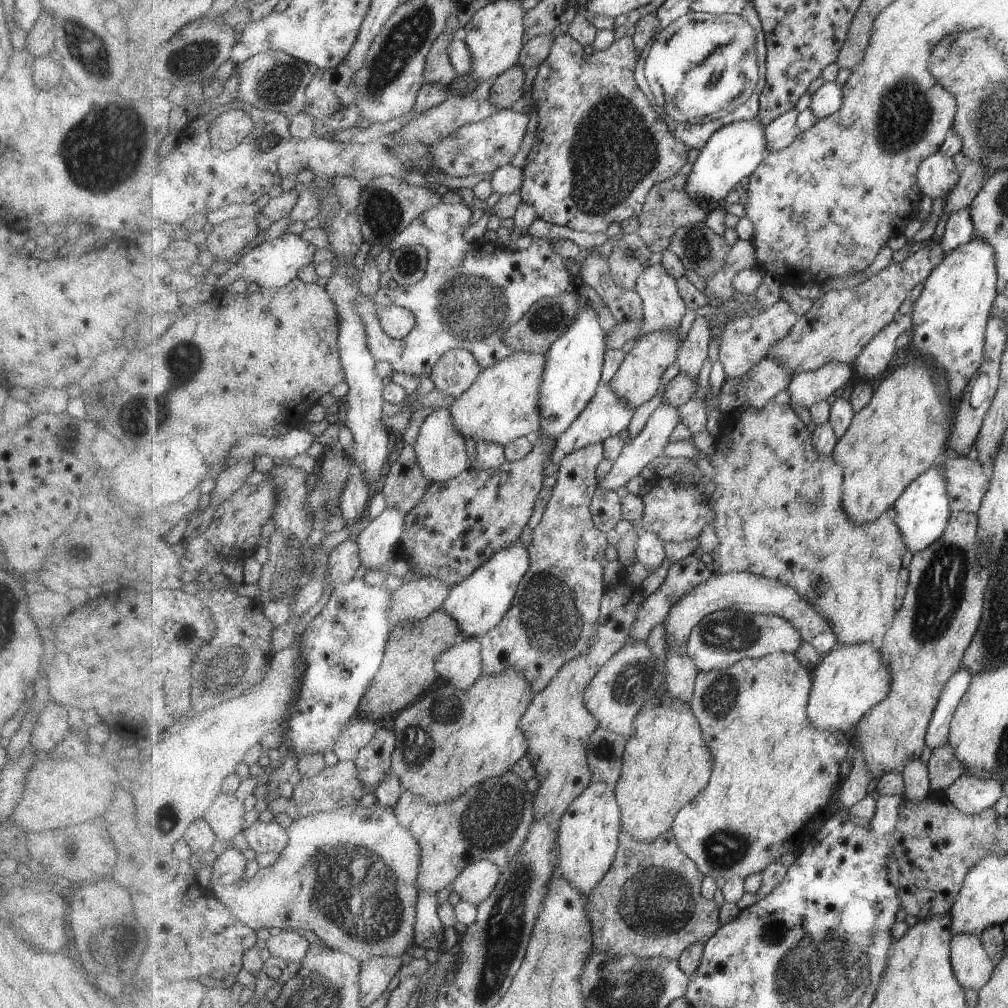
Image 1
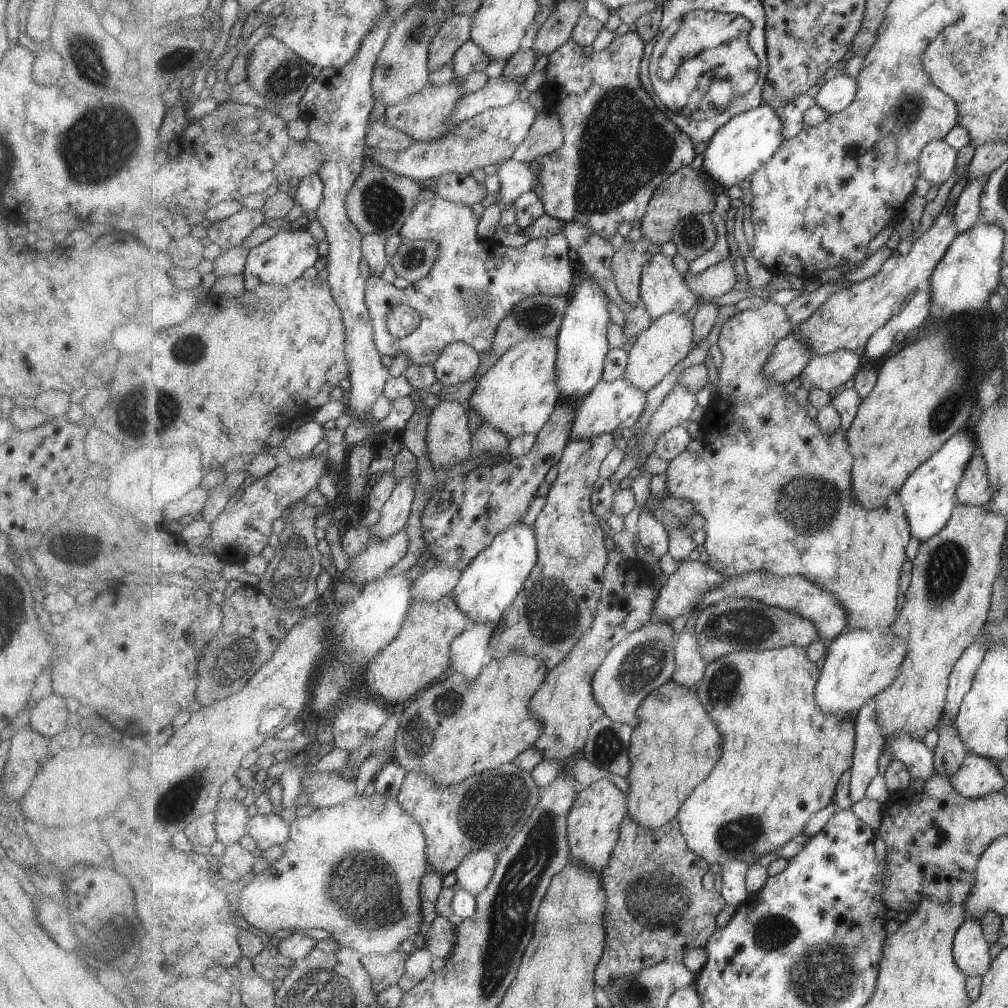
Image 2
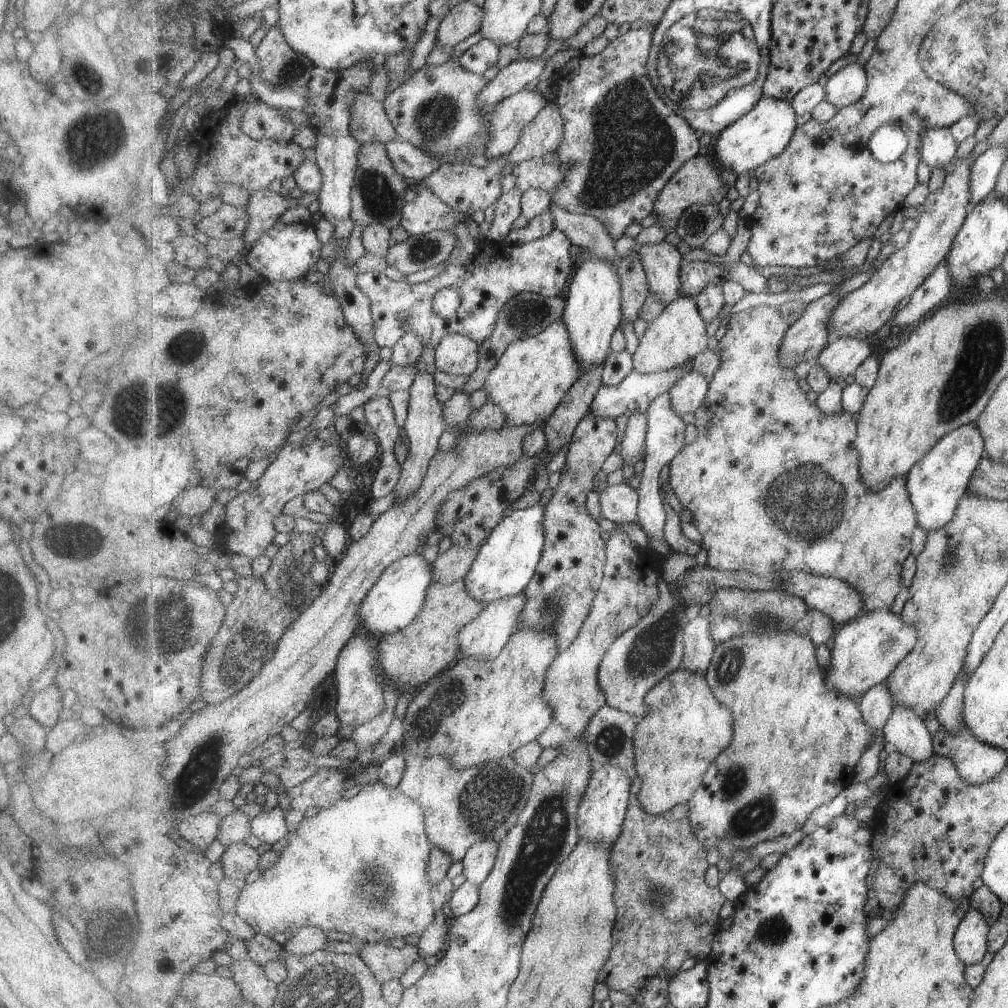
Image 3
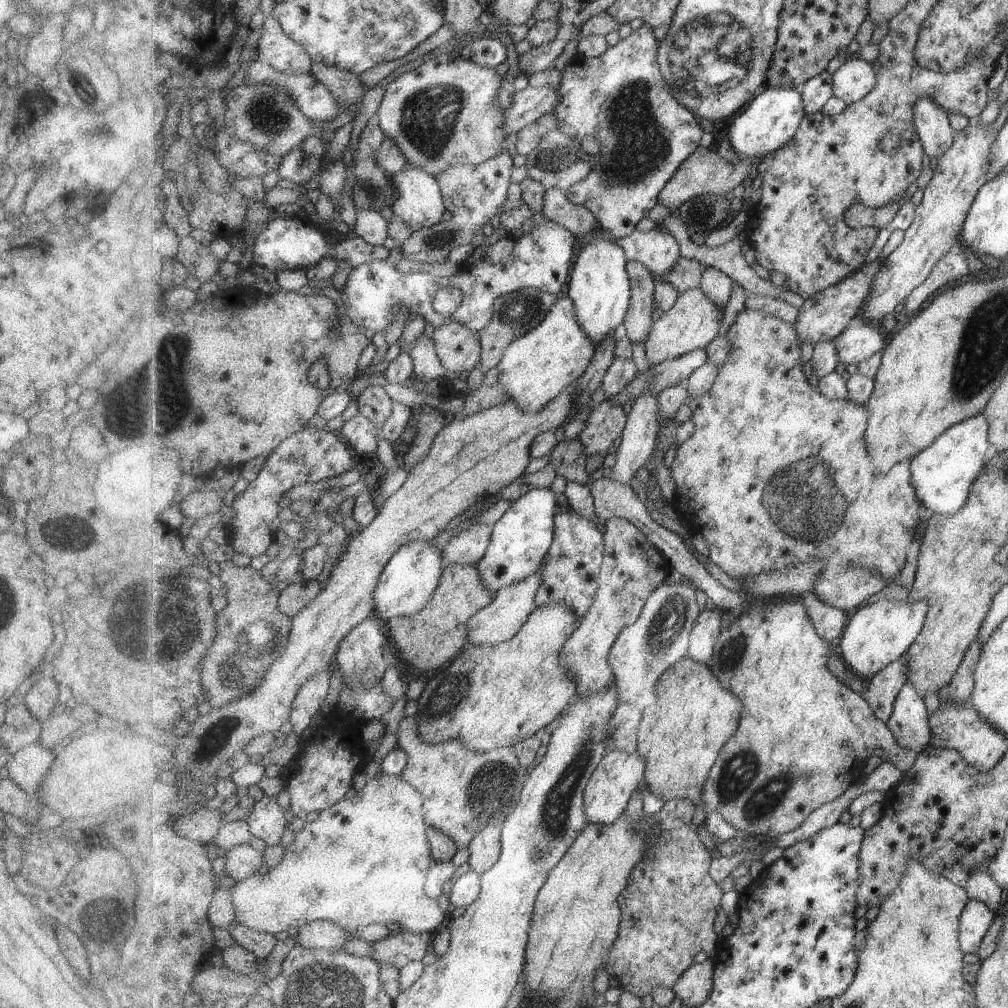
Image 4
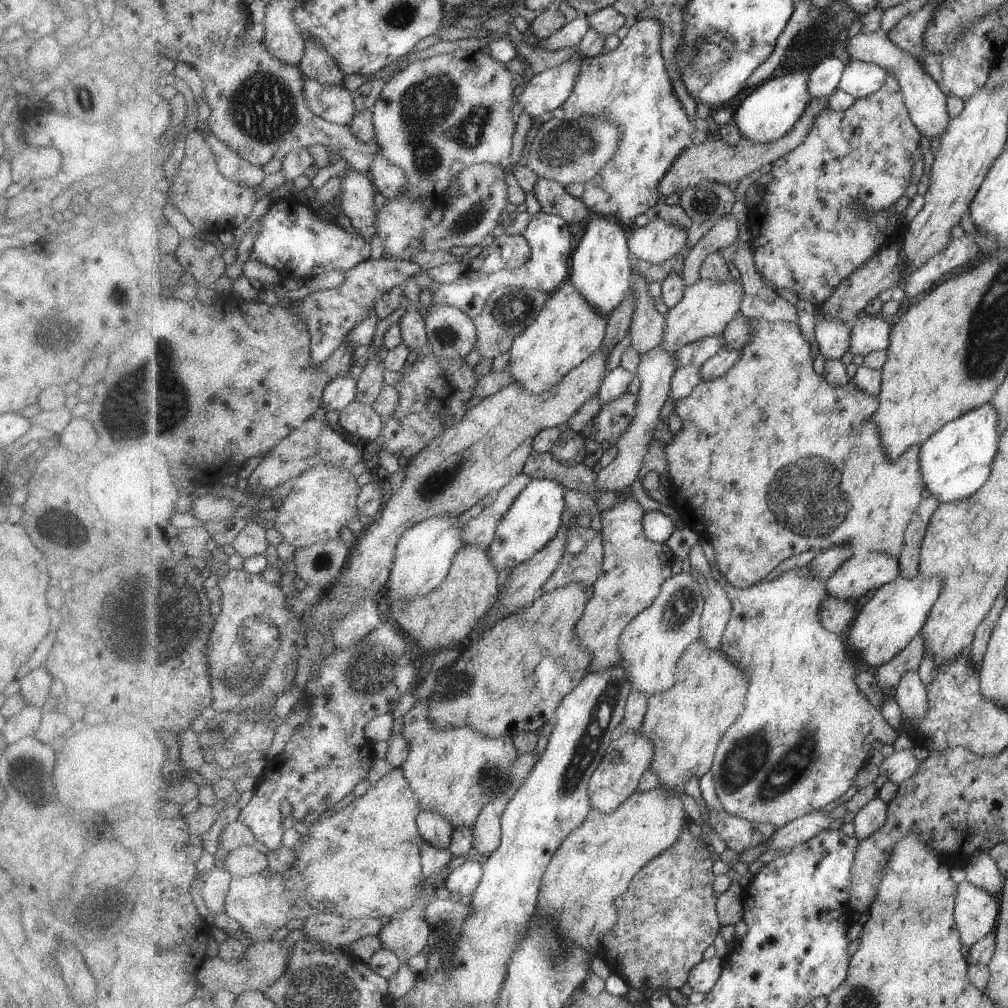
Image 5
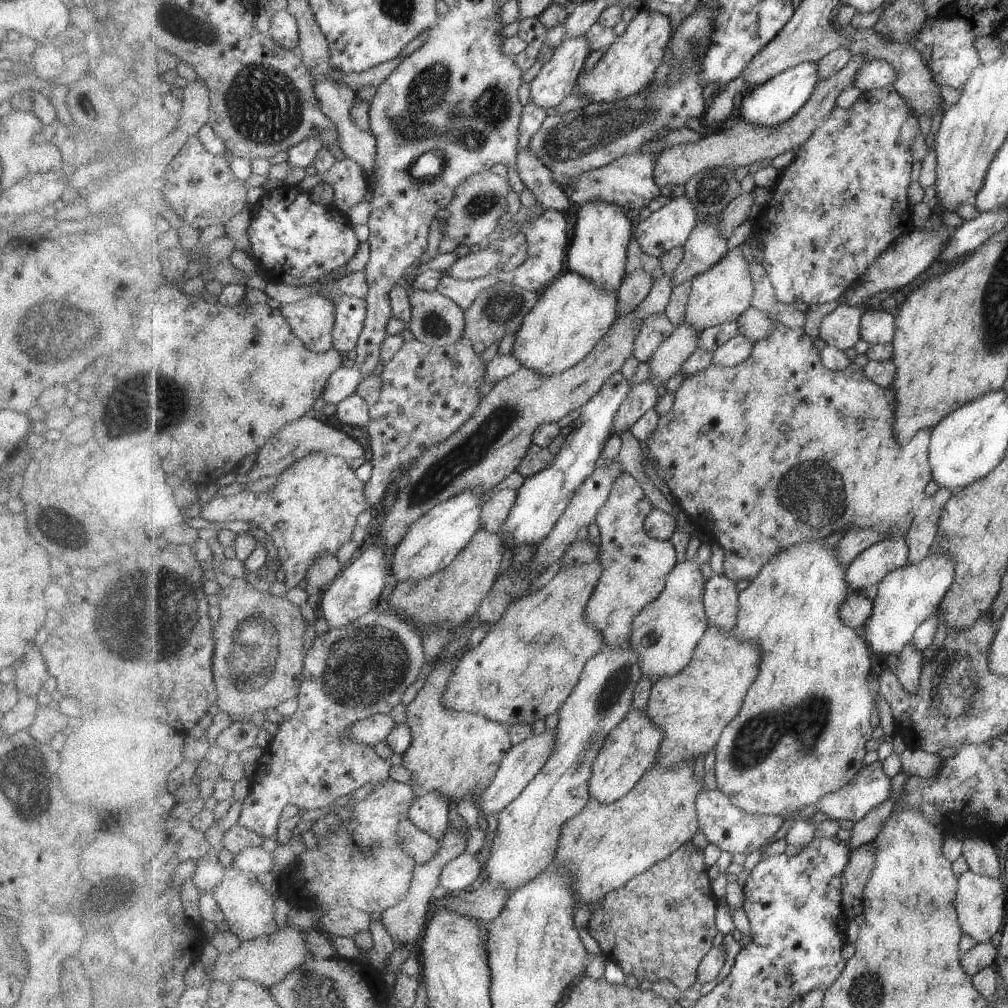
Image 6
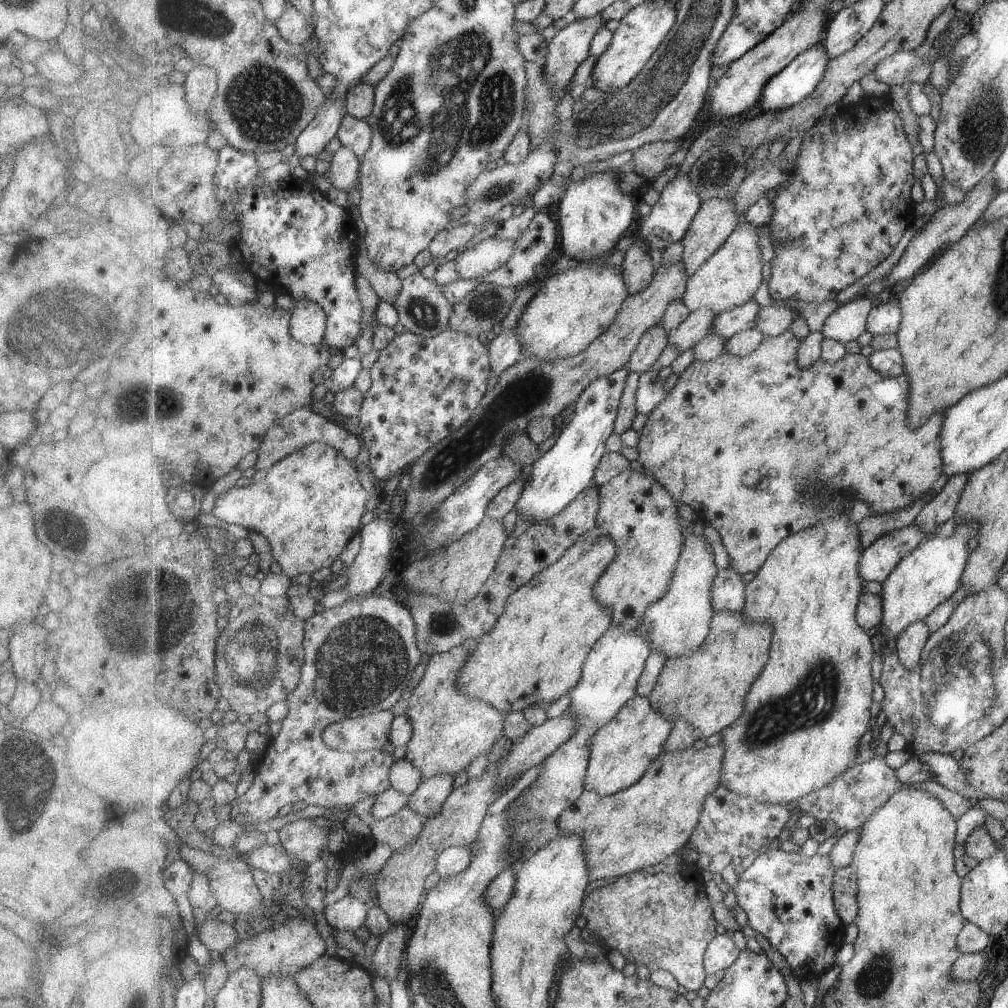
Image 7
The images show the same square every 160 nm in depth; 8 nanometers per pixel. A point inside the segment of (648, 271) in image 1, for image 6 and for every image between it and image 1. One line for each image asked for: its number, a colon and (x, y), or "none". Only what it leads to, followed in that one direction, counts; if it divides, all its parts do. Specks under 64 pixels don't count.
2: (663, 289)
3: (662, 262)
4: (659, 250)
5: (658, 241)
6: (671, 227)

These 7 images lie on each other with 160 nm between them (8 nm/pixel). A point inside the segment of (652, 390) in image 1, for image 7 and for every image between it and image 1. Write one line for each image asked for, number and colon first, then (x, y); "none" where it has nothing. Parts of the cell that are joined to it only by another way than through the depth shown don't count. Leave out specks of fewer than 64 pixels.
2: (667, 341)
3: (679, 334)
4: (693, 323)
5: (708, 306)
6: (721, 295)
7: (730, 278)

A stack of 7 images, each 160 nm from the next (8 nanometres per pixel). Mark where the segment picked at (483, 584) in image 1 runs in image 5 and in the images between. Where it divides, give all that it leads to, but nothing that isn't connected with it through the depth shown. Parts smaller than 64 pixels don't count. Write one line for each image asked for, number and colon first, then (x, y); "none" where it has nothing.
2: (488, 586)
3: (508, 561)
4: (521, 539)
5: (534, 520)

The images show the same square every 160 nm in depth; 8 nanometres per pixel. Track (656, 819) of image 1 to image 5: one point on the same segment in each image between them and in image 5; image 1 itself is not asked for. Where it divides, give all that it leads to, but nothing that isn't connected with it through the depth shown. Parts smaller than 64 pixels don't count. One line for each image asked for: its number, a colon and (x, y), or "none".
2: (676, 746)
3: (687, 728)
4: (681, 737)
5: (686, 723)

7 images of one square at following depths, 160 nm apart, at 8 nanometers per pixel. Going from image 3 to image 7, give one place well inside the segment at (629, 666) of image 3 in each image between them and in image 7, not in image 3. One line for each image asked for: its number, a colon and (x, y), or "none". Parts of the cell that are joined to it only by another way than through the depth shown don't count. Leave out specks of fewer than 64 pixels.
4: (661, 637)
5: (651, 645)
6: (666, 633)
7: (678, 624)

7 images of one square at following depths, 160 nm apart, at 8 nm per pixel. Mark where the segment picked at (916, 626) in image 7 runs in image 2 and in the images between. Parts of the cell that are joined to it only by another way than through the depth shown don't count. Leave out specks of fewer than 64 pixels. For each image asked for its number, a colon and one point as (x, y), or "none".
2: (919, 759)
3: (906, 730)
4: (910, 722)
5: (912, 695)
6: (909, 667)

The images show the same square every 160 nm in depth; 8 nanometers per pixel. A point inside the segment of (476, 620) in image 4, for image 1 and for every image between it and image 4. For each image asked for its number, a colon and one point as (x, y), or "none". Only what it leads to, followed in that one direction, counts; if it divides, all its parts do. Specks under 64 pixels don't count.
1: (461, 666)
2: (470, 653)
3: (485, 638)

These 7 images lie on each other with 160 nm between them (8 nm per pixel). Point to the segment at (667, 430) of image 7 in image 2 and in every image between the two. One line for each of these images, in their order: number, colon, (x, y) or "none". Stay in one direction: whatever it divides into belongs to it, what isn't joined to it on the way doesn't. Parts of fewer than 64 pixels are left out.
2: (776, 492)
3: (759, 440)
4: (737, 486)
5: (747, 466)
6: (758, 454)

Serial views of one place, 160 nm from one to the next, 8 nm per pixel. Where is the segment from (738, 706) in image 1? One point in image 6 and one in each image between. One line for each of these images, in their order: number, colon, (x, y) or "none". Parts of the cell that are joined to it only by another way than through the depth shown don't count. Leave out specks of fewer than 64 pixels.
2: (783, 757)
3: (797, 743)
4: (805, 737)
5: (807, 730)
6: (801, 735)

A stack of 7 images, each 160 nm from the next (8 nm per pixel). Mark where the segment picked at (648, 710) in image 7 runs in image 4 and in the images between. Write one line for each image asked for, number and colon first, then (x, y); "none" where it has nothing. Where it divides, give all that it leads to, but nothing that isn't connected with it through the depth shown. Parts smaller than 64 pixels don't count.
4: (619, 773)
5: (618, 776)
6: (631, 749)

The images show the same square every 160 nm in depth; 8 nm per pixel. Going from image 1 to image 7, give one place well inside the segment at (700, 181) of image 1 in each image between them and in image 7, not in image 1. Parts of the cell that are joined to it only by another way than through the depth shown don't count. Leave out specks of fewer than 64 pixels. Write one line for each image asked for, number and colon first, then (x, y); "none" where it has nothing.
2: (743, 145)
3: (763, 134)
4: (771, 121)
5: (775, 106)
6: (768, 105)
7: (800, 79)

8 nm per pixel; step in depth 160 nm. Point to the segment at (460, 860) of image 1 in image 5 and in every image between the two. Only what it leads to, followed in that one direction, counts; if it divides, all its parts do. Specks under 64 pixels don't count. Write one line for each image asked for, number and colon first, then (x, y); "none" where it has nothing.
2: (492, 807)
3: (462, 807)
4: (464, 791)
5: (455, 772)

